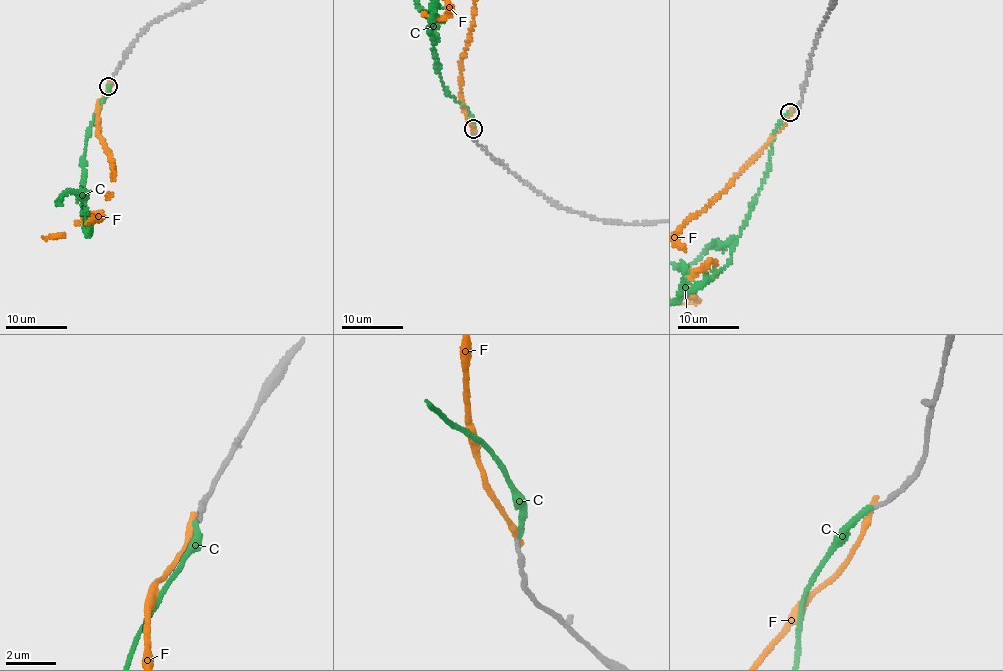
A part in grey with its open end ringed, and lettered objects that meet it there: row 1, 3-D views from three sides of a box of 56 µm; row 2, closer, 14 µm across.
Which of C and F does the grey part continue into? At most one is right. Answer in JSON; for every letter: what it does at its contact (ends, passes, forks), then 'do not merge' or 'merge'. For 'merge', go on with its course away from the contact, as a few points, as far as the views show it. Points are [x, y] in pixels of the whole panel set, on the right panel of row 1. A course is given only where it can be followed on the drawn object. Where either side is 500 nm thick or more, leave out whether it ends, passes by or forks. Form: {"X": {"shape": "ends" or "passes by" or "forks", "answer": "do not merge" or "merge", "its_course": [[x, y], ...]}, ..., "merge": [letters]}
{"C": {"shape": "ends", "answer": "merge"}, "F": {"shape": "ends", "answer": "do not merge"}, "merge": ["C"]}

